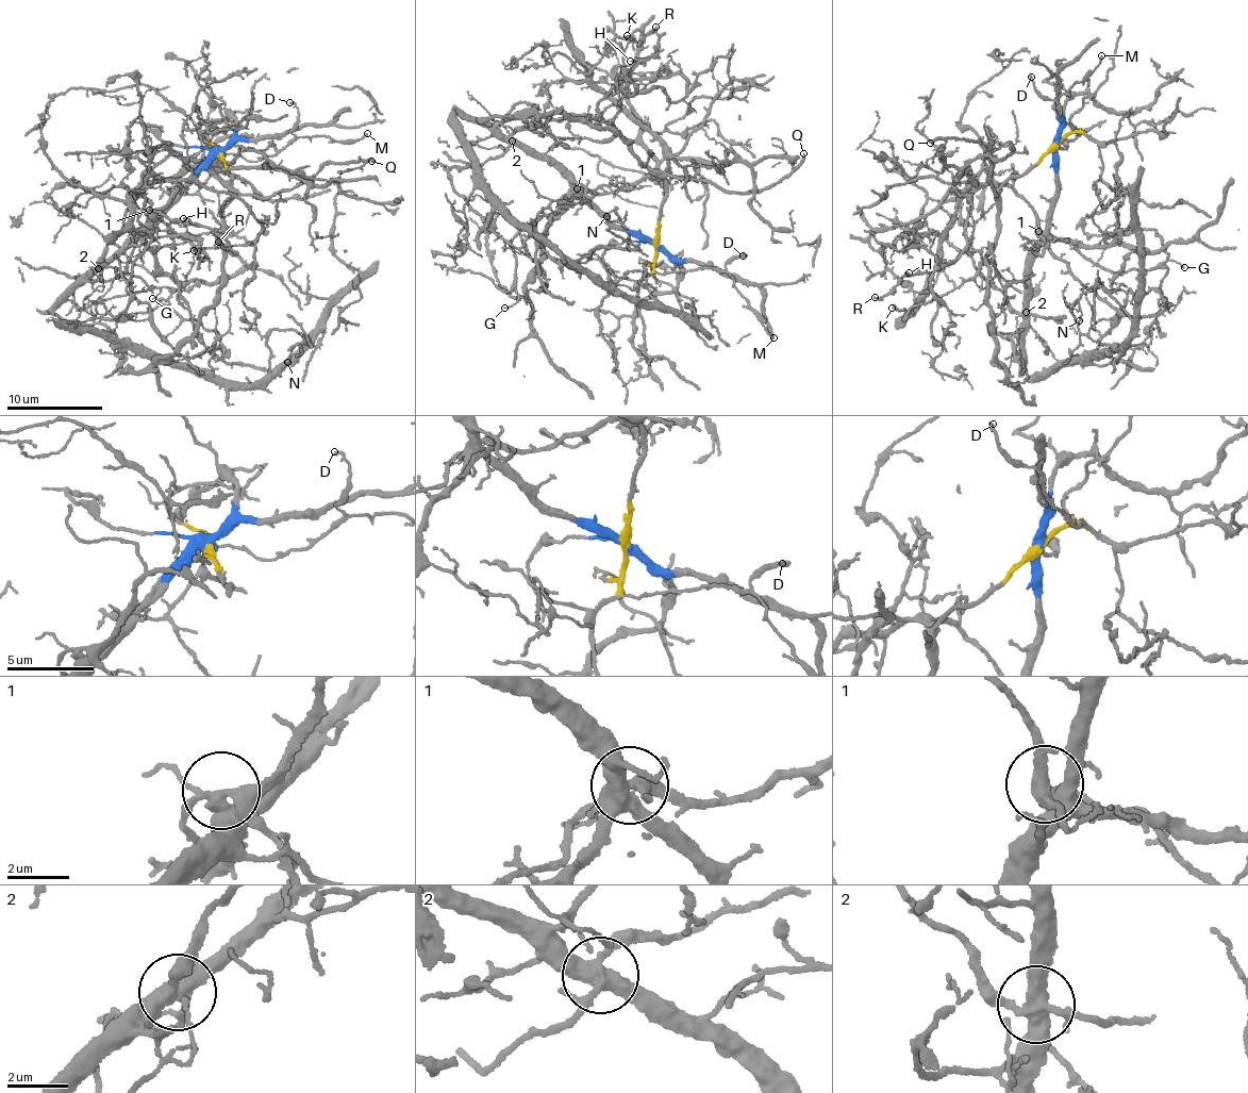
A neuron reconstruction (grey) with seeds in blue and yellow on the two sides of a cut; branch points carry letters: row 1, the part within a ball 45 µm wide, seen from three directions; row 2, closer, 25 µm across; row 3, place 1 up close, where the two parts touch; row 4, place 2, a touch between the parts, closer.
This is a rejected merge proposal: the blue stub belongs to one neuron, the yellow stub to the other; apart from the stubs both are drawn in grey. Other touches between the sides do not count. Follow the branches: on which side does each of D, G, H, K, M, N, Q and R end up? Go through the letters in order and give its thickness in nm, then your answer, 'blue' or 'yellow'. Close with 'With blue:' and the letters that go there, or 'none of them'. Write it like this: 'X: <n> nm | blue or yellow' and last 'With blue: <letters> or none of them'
D: 150 nm | yellow
G: 130 nm | yellow
H: 90 nm | yellow
K: 170 nm | blue
M: 140 nm | yellow
N: 130 nm | blue
Q: 200 nm | yellow
R: 110 nm | yellow
With blue: K, N

